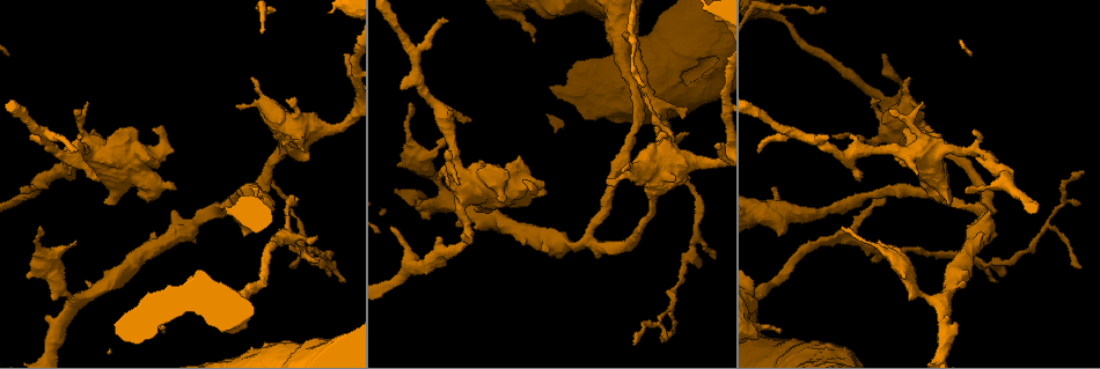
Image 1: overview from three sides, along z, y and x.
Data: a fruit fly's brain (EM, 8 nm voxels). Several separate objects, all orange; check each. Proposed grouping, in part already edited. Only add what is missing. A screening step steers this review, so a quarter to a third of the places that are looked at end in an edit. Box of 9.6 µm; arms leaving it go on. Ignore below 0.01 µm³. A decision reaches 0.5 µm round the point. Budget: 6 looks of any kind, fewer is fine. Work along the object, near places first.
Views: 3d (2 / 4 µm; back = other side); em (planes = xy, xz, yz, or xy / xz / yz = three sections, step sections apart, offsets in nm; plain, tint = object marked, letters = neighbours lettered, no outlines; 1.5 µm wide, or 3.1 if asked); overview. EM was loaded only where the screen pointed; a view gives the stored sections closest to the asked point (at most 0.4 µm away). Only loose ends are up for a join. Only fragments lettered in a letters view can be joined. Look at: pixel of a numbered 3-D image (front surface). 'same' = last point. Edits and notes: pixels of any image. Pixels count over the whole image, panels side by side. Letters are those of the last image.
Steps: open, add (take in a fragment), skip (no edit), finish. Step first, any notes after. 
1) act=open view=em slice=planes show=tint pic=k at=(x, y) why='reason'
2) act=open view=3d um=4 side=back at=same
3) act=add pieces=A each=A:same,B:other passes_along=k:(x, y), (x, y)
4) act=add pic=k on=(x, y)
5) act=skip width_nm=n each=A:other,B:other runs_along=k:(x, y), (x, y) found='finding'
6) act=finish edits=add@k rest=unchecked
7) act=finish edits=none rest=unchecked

act=open view=em slice=xy step=4 show=tint pic=1 at=(402, 88) why='branch stops here'

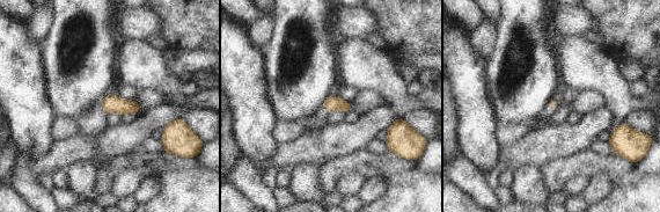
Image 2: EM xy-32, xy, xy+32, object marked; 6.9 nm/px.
act=open view=em slice=yz step=4 show=letters at=same why='another direction'

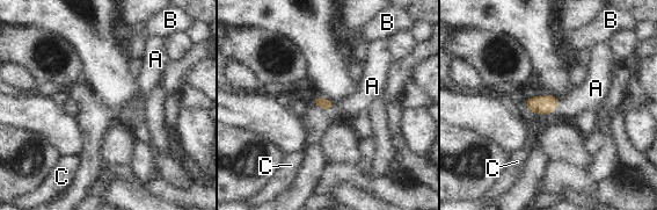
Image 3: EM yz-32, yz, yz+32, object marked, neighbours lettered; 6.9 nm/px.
act=add pieces=A longest_contact=A:110nm each=A:same,B:other,C:other passes_along=3:(539, 104), (557, 106), (591, 93) found='it goes on there'

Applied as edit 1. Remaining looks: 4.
act=open view=em slice=planes show=letters pic=1 at=(857, 181) why='free end'

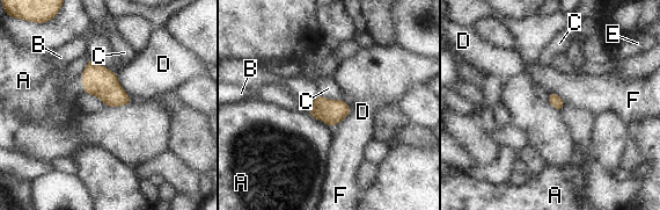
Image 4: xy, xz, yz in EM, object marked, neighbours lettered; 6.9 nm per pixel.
act=skip each=A:other,B:other,C:other,D:other,E:other,F:other border=4:(320, 94), (331, 100), (342, 99) found='none of them fits'

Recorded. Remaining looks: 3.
act=open view=3d um=4 pic=1 at=(1083, 170) why='an open end'

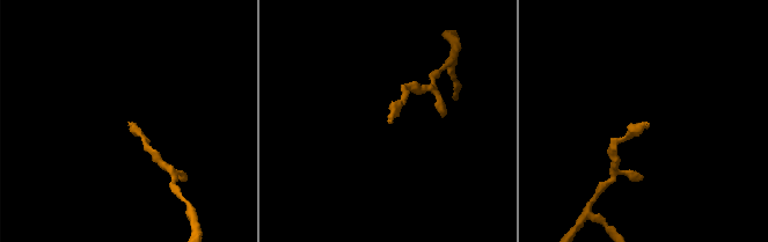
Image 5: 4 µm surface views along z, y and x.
act=open view=em slice=planes show=letters pic=5 at=(390, 123)

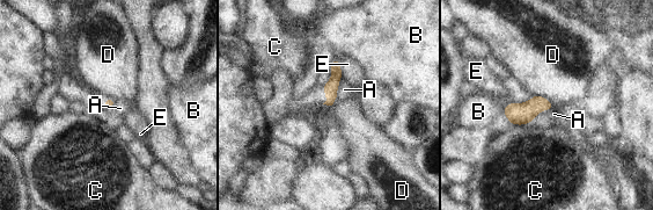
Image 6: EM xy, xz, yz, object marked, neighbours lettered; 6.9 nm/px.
act=skip each=A:other,B:other,C:other,D:other,E:other border=6:(534, 95), (545, 98), (554, 106) found='none of them fits'

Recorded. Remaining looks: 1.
act=finish edits=add@3 rest=unchecked

